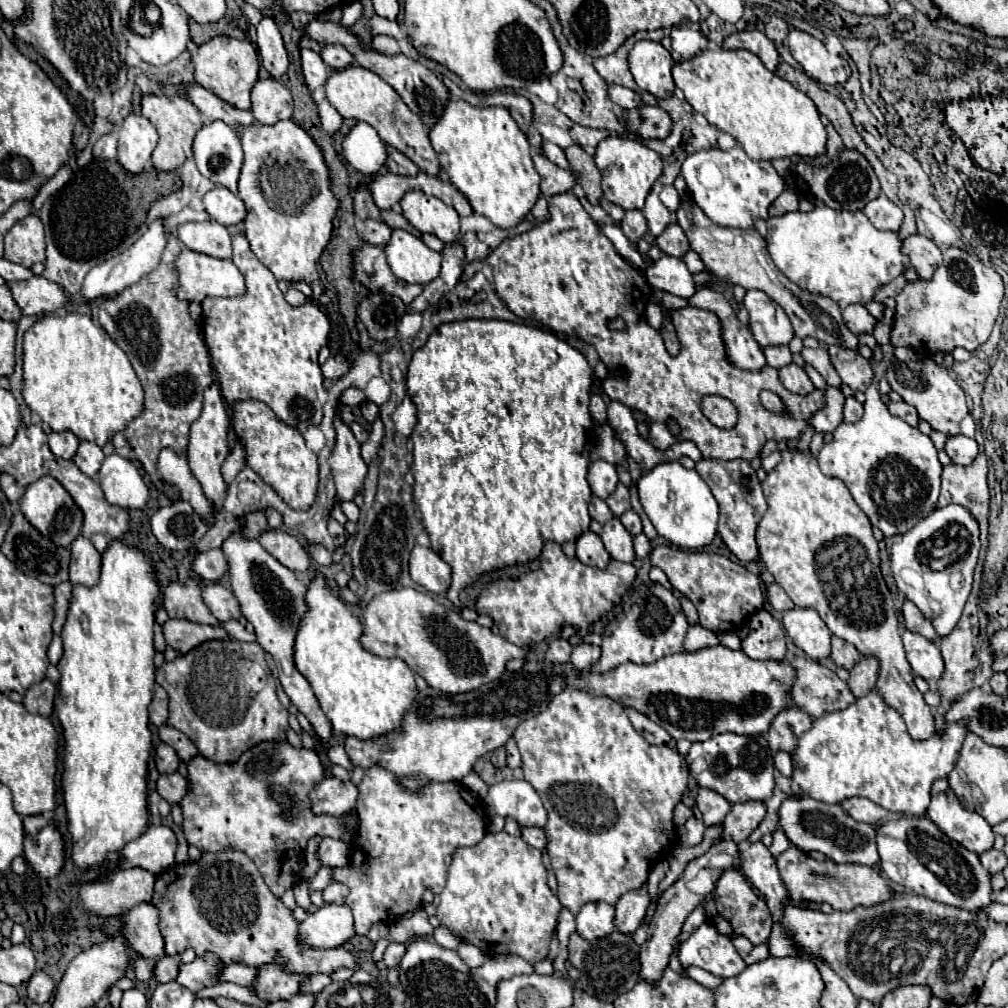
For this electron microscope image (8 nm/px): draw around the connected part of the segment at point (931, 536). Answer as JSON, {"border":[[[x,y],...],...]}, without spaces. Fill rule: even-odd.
{"border":[[[950,504],[928,514],[890,548],[892,572],[898,588],[910,602],[918,606],[918,610],[932,622],[936,634],[942,638],[948,636],[956,626],[958,618],[962,616],[966,598],[970,596],[972,576],[980,550],[978,534],[978,524],[970,512],[962,506]],[[930,562],[934,562],[932,568],[940,568],[944,562],[952,564],[942,566],[944,570],[932,570]]]}

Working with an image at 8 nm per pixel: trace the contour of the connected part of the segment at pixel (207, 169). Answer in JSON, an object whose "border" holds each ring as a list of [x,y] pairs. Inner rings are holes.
{"border":[[[204,124],[194,138],[192,152],[202,176],[232,192],[238,190],[236,184],[242,168],[242,146],[228,124]]]}

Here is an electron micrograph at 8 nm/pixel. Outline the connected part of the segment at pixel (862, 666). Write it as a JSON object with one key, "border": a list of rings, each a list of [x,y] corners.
{"border":[[[872,654],[862,656],[860,662],[856,662],[856,666],[850,670],[850,680],[848,680],[848,686],[854,692],[854,696],[860,698],[876,686],[878,670],[880,670],[880,662]]]}

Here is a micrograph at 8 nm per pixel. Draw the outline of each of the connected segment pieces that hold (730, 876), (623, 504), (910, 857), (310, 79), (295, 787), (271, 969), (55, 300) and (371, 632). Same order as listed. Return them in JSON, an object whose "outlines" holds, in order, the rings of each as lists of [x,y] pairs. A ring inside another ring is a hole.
{"outlines":[[[[730,868],[730,870],[722,872],[722,876],[716,882],[714,892],[704,902],[704,910],[706,910],[706,922],[714,924],[718,934],[724,934],[728,938],[744,936],[754,946],[766,944],[770,938],[770,930],[772,930],[770,910],[768,910],[766,902],[750,888],[746,878],[738,870]]],[[[618,482],[616,490],[606,498],[606,504],[614,512],[614,516],[620,516],[626,510],[630,510],[630,492],[628,492],[628,488],[622,482]]],[[[904,816],[900,820],[882,822],[878,828],[878,854],[882,872],[900,886],[900,882],[918,896],[978,912],[992,902],[990,874],[982,868],[978,856],[958,842],[950,840],[928,818]]],[[[304,48],[300,52],[300,58],[302,58],[302,74],[306,80],[306,86],[310,92],[314,92],[322,84],[326,84],[332,69],[322,62],[320,54],[316,54],[310,48]]],[[[260,742],[254,748],[246,750],[238,762],[232,764],[214,764],[212,760],[204,756],[196,756],[188,762],[188,794],[180,802],[182,814],[184,814],[184,836],[188,844],[196,846],[200,852],[220,852],[224,848],[236,848],[248,854],[254,864],[258,866],[264,882],[268,888],[282,896],[288,888],[292,888],[300,878],[302,868],[302,856],[306,850],[306,842],[312,836],[332,836],[340,838],[342,842],[348,842],[352,846],[352,838],[356,836],[358,816],[354,812],[344,814],[344,818],[336,818],[332,814],[316,814],[312,810],[312,802],[308,794],[324,780],[324,768],[320,764],[320,758],[314,750],[306,748],[292,748],[288,742]],[[270,790],[282,790],[290,792],[298,798],[298,806],[294,810],[294,820],[284,820],[280,816],[280,808],[274,804],[274,800],[268,796]]],[[[268,962],[268,966],[258,968],[256,980],[250,984],[250,988],[264,1002],[278,1002],[300,994],[306,980],[308,974],[288,974],[280,962]]],[[[32,276],[30,280],[24,282],[8,282],[6,286],[12,294],[12,300],[16,302],[16,306],[20,306],[20,312],[24,316],[58,312],[66,304],[62,288],[38,276]]],[[[414,588],[390,590],[374,596],[362,614],[362,646],[384,658],[402,658],[410,670],[420,674],[428,686],[444,694],[462,694],[496,680],[508,660],[524,658],[528,648],[518,648],[482,628],[476,622],[462,620],[458,610],[448,610],[428,594]]]]}

